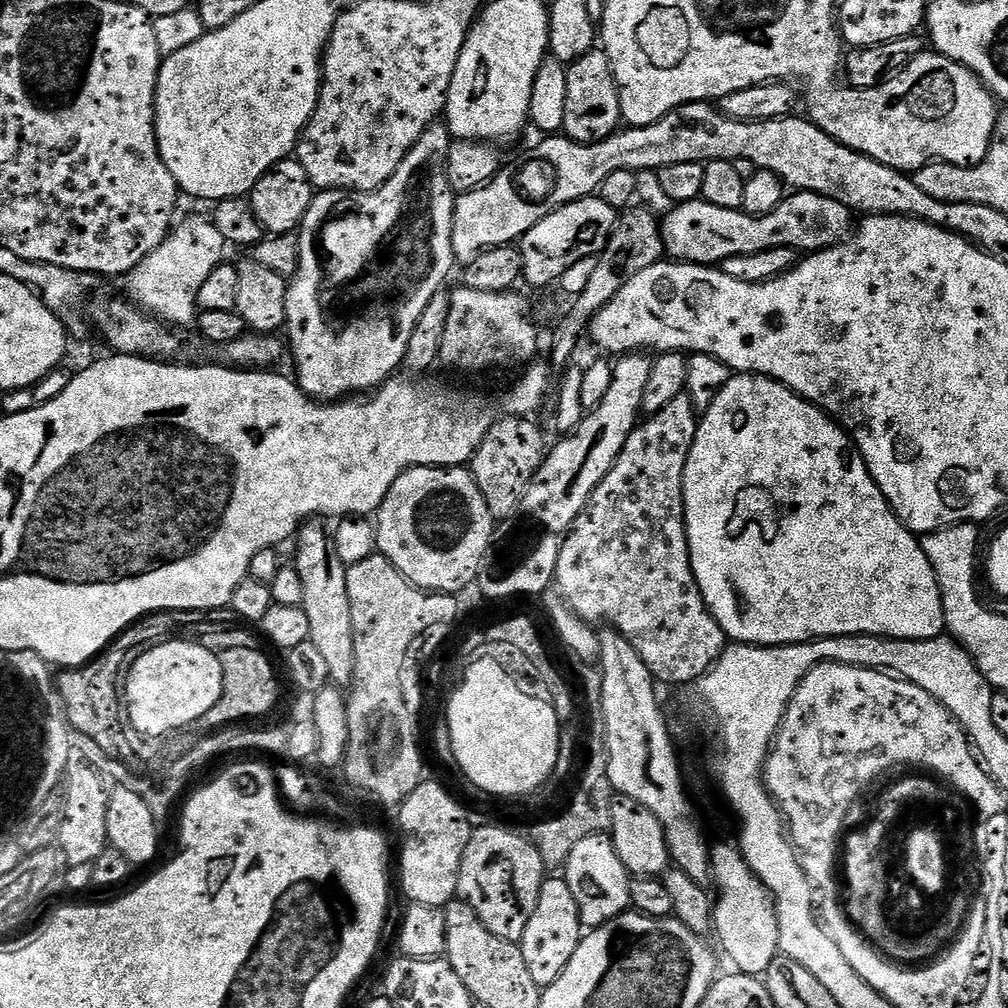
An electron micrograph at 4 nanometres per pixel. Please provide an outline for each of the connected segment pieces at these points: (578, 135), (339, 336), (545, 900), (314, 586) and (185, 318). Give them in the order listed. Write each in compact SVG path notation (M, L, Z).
M593 50L567 65L566 122L563 135L579 144L593 144L610 138L622 124L620 91L610 66L610 58L602 50Z
M437 122L427 128L415 146L406 154L404 161L394 170L389 180L376 189L375 192L346 192L343 190L320 190L315 193L306 210L303 222L298 229L300 242L300 261L295 276L291 277L288 293L286 294L286 344L290 349L290 360L296 363L294 379L307 396L317 402L339 402L345 398L355 397L357 394L368 394L397 375L396 367L404 364L404 359L410 346L410 338L414 335L414 328L418 320L430 306L434 294L438 294L445 287L452 268L456 264L454 246L452 245L452 223L456 209L457 193L453 192L448 177L448 159L450 146L454 137L443 123Z
M563 878L545 879L538 894L538 902L534 906L534 914L530 914L530 922L526 922L522 938L518 941L522 958L526 958L526 967L530 969L534 982L541 986L553 984L562 974L562 970L566 970L570 958L574 958L574 950L578 950L581 939L578 902L574 902L570 886Z
M320 518L305 520L294 537L296 560L294 566L302 574L303 607L310 618L310 640L323 655L333 685L348 686L354 674L354 626L350 622L350 598L346 594L348 569L338 558L334 536L324 529Z
M207 215L188 216L182 220L174 234L169 235L154 254L142 258L122 280L128 291L127 299L168 326L197 323L198 290L202 290L202 282L206 282L212 271L226 260L222 234L218 234L218 226L214 226Z

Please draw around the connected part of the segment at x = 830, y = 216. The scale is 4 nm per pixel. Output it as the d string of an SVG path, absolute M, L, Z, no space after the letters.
M796 190L785 195L784 201L773 212L761 216L751 216L738 208L726 210L703 198L677 204L671 213L663 217L660 233L664 251L673 261L720 266L726 258L762 254L766 250L792 248L798 254L821 252L823 248L839 244L849 235L852 219L852 209L842 206L842 202L817 192Z

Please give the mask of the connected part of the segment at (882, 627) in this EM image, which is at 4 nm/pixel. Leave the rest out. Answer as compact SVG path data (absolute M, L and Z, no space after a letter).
M736 374L726 382L716 393L716 396L708 404L708 409L703 409L696 425L696 437L690 446L690 454L686 458L684 467L684 528L688 531L688 549L692 559L694 578L700 587L702 598L710 610L710 614L722 626L725 637L729 641L738 644L758 644L766 648L777 648L779 644L805 644L808 640L829 640L832 636L878 636L889 640L932 640L935 636L945 631L944 611L942 610L942 598L940 597L940 583L936 581L934 570L930 566L930 558L922 550L919 539L896 516L896 511L888 505L888 499L882 494L882 490L874 482L874 478L868 473L864 460L856 451L852 437L840 427L839 423L824 409L811 404L797 392L780 384L777 380L771 380L769 376L754 376L751 374Z

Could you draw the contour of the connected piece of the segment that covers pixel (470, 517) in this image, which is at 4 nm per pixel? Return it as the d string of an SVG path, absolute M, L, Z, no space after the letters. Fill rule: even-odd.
M433 466L431 468L408 468L394 482L394 486L390 486L386 498L380 503L380 507L374 516L374 527L376 529L376 547L379 555L386 557L411 584L423 588L426 592L460 594L460 591L462 591L471 580L473 583L473 581L479 577L481 567L484 563L484 557L489 555L490 549L494 544L494 521L490 510L486 506L486 498L482 498L482 490L478 490L471 471L464 466L453 466L451 468L441 468L439 466Z

